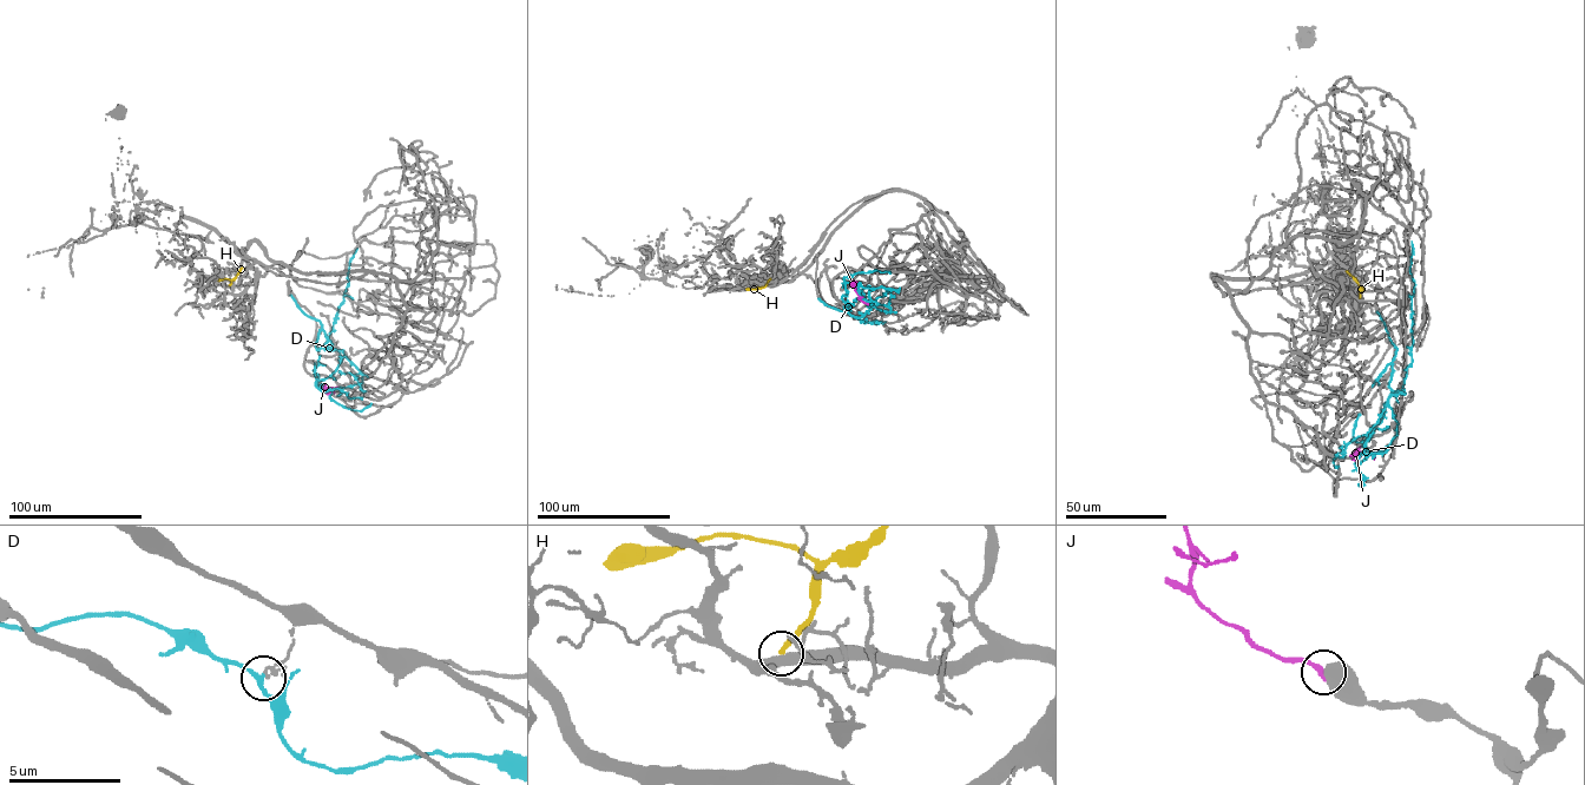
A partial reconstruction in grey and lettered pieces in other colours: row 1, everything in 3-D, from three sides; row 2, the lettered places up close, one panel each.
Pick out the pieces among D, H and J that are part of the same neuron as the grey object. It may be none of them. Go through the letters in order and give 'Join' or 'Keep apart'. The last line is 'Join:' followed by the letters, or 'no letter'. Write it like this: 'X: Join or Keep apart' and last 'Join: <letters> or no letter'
D: Keep apart
H: Keep apart
J: Keep apart
Join: no letter

